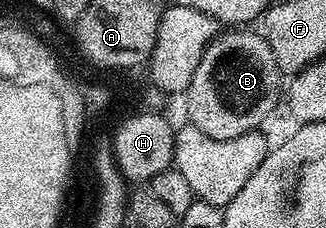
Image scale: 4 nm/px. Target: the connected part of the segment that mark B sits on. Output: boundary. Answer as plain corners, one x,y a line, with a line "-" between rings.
231,27
226,31
220,32
207,45
207,49
201,55
201,63
197,63
197,71
193,71
193,79
189,83
189,87
185,90
185,98
187,97
187,118
190,124
196,125
201,131
205,131
205,135
213,135
213,139
237,139
237,135
245,135
246,133
254,133
260,128
259,125
271,112
275,109
275,104
280,104
281,101
281,87
279,91
279,80
281,74
277,67
277,59
273,59
273,51
269,47
269,43
263,37
262,32
255,33
251,27

